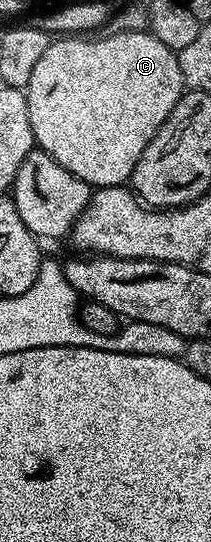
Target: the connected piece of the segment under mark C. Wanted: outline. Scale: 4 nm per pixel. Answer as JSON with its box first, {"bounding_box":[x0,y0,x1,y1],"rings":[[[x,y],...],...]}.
{"bounding_box":[25,30,187,187],"rings":[[[140,30],[122,34],[106,33],[105,38],[93,37],[97,36],[61,36],[50,41],[47,52],[43,52],[43,56],[36,62],[35,69],[31,72],[31,80],[25,90],[25,99],[31,116],[33,140],[40,149],[46,150],[56,162],[67,168],[67,172],[88,182],[90,187],[120,186],[132,179],[133,169],[139,156],[147,148],[147,144],[151,144],[151,140],[157,135],[167,116],[171,116],[171,108],[175,108],[175,104],[181,99],[187,87],[183,80],[183,72],[179,68],[178,51],[167,48],[167,44],[163,44],[163,40],[159,40],[151,32]]]}

